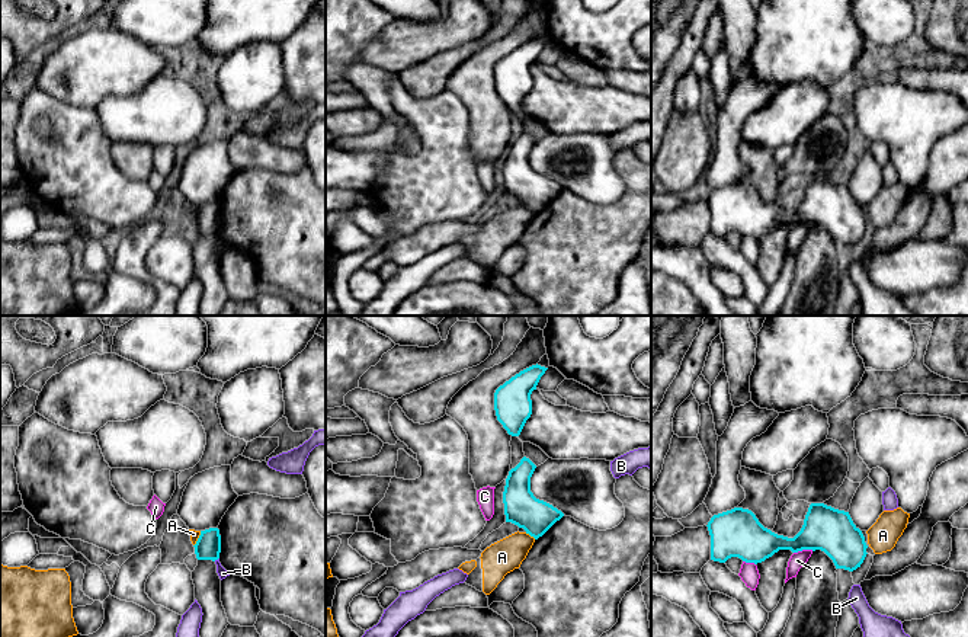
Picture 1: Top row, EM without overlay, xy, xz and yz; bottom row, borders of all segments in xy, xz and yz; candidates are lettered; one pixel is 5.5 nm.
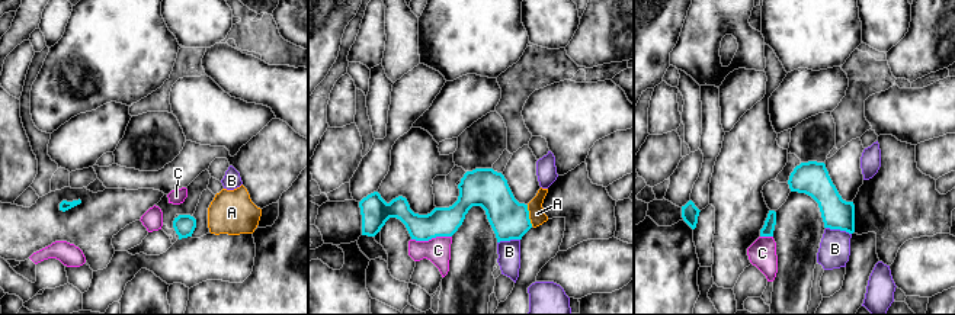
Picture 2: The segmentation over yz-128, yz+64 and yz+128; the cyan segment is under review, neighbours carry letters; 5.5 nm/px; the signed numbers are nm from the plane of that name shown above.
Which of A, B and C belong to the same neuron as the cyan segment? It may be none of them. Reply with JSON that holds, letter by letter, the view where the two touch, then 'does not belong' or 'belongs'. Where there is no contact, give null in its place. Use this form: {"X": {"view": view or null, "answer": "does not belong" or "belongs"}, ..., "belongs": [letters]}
{"A": {"view": "xz", "answer": "does not belong"}, "B": {"view": "xy", "answer": "does not belong"}, "C": {"view": "yz", "answer": "does not belong"}, "belongs": []}

